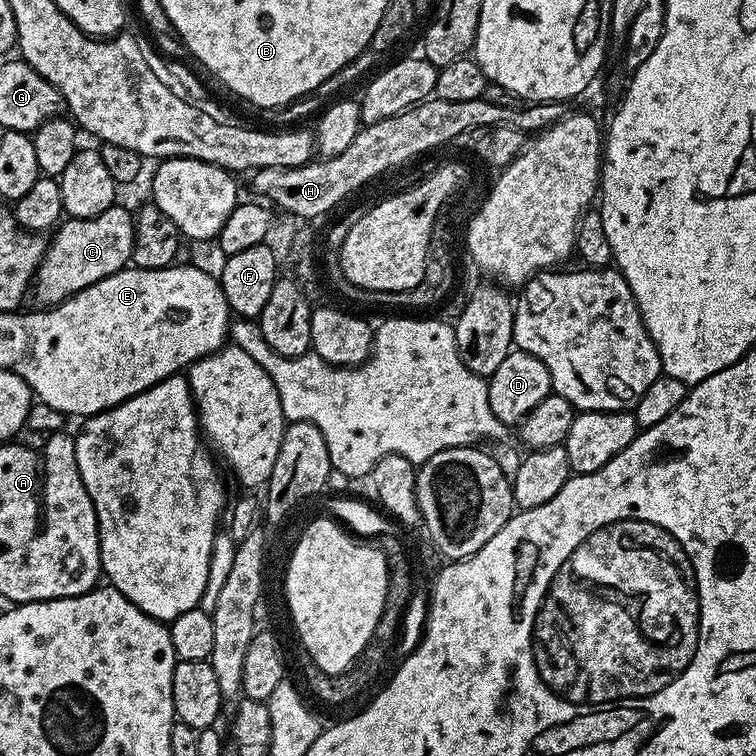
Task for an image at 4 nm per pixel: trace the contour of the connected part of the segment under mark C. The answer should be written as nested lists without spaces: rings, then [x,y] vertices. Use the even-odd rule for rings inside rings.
[[[120,207],[107,208],[102,210],[102,214],[85,220],[65,219],[55,229],[52,240],[47,241],[44,257],[36,267],[34,283],[30,288],[31,295],[36,295],[40,303],[37,305],[58,305],[94,282],[129,267],[136,226],[133,213]]]

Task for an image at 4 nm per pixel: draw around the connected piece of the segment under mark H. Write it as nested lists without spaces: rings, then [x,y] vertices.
[[[429,98],[407,108],[405,112],[382,118],[382,122],[364,124],[354,142],[350,142],[342,154],[316,158],[297,168],[258,168],[251,173],[250,179],[253,190],[260,195],[257,197],[263,198],[269,205],[277,209],[285,208],[292,216],[312,220],[315,216],[326,215],[335,204],[342,203],[351,192],[358,191],[375,176],[380,176],[423,152],[432,152],[443,144],[451,145],[462,130],[491,130],[501,124],[508,124],[525,134],[535,134],[558,123],[567,114],[567,105],[562,102],[528,102],[522,109],[504,109],[482,99],[474,102],[446,102]]]

